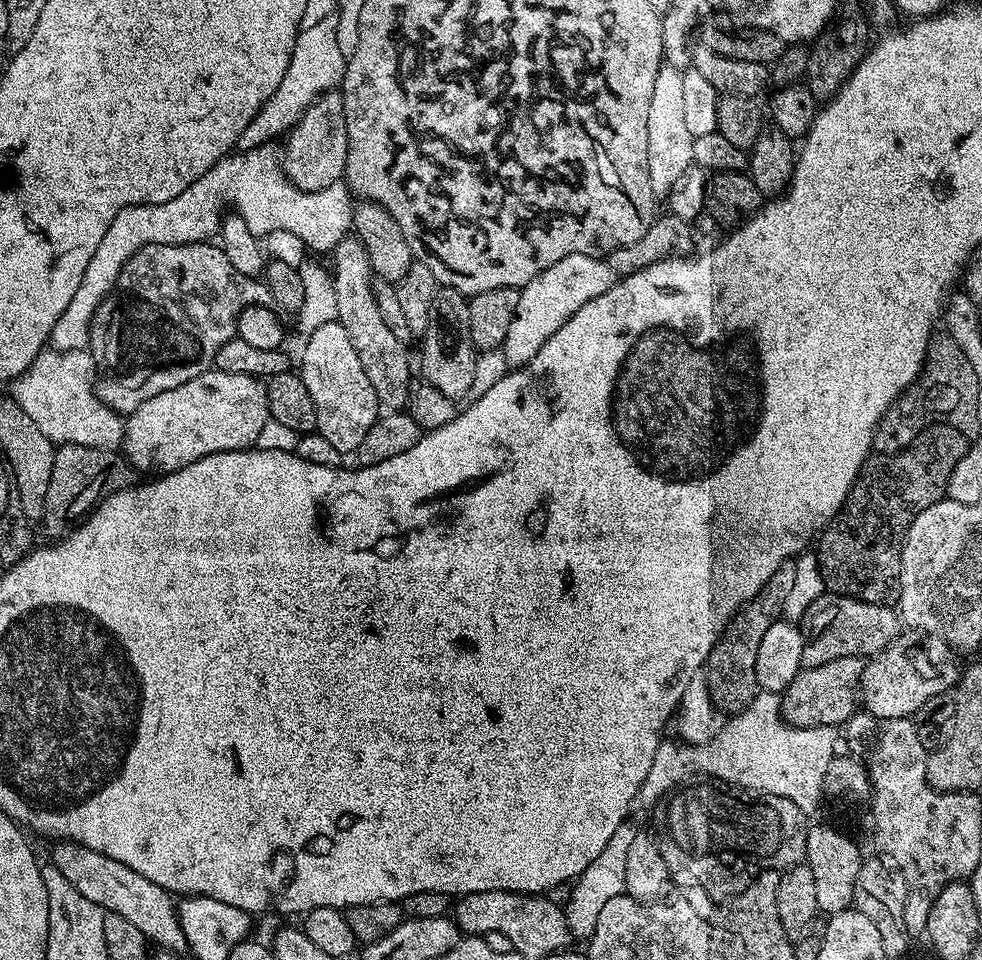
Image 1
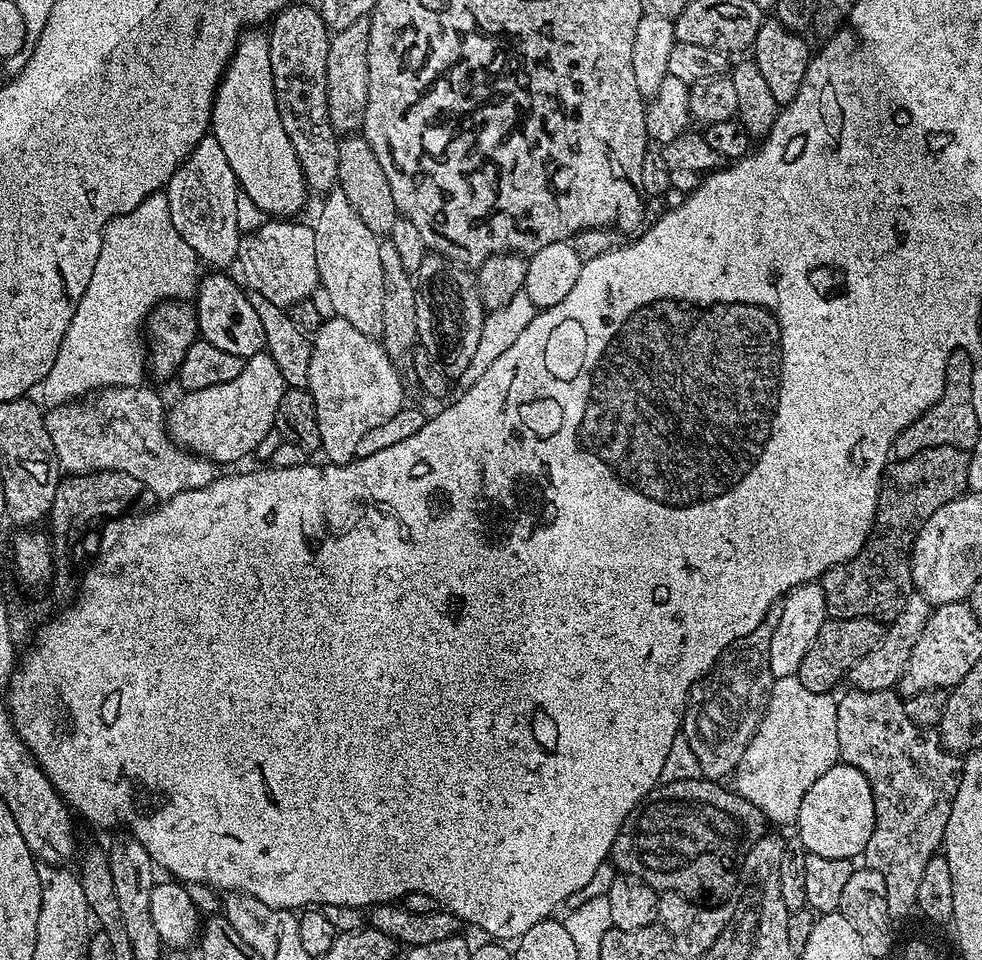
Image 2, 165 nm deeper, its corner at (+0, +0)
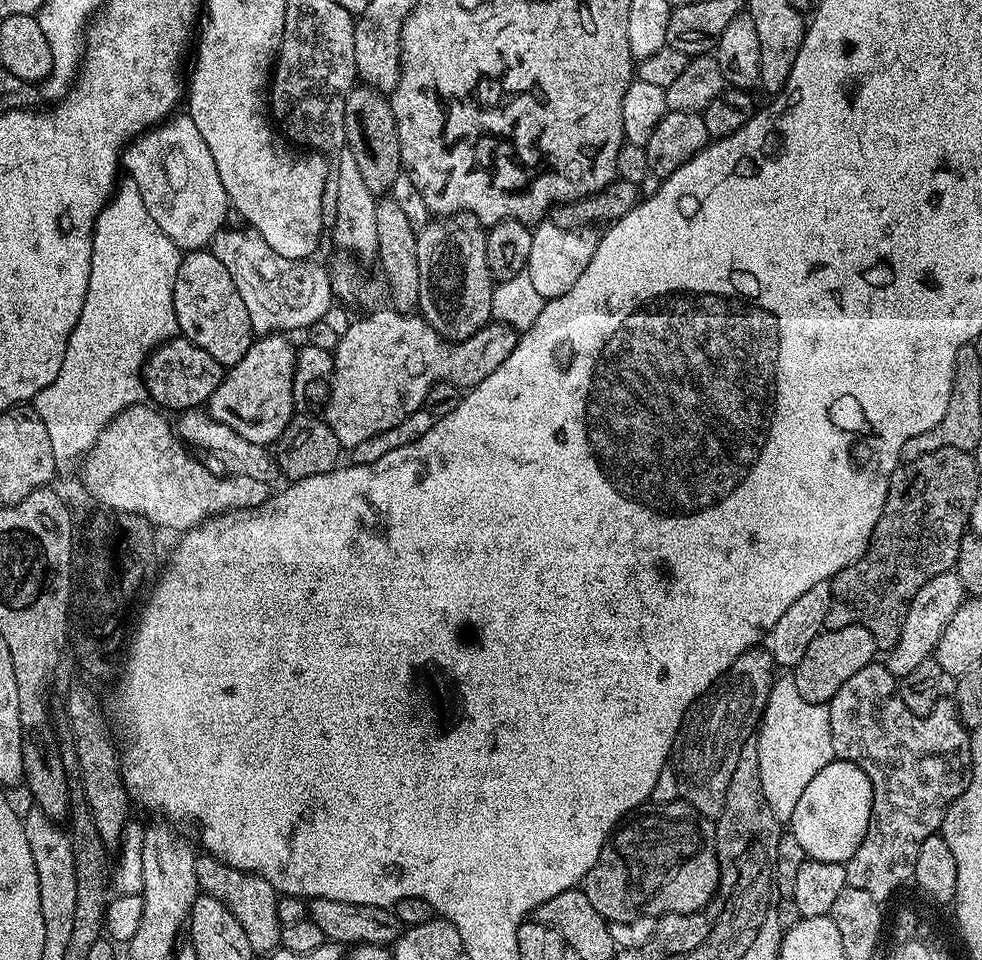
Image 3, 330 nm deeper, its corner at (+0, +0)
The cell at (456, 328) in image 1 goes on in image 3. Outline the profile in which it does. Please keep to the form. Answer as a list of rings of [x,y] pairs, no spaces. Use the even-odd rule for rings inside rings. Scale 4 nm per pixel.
[[[469,212],[429,219],[416,233],[418,242],[418,312],[439,336],[453,342],[465,340],[492,320],[494,277],[486,262],[488,233]]]

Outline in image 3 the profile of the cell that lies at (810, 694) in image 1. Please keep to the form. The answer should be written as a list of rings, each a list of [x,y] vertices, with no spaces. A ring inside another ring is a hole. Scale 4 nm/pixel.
[[[954,570],[930,578],[930,582],[926,582],[926,586],[922,586],[922,590],[914,594],[912,605],[908,607],[906,622],[902,622],[902,634],[887,653],[886,667],[892,671],[893,676],[903,678],[910,674],[910,670],[914,670],[914,666],[918,666],[918,662],[929,659],[935,653],[938,638],[942,638],[942,630],[946,630],[946,622],[954,618],[965,599],[964,587]]]

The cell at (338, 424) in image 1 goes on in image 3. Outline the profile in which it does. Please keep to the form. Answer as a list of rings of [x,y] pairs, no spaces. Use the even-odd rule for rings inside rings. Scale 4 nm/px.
[[[385,306],[381,312],[373,316],[364,316],[356,320],[348,329],[340,332],[340,341],[332,353],[334,374],[332,389],[328,395],[328,403],[322,409],[323,419],[328,421],[330,430],[334,430],[334,438],[338,438],[341,449],[350,450],[358,446],[358,442],[366,442],[366,438],[374,438],[374,434],[382,434],[382,430],[390,430],[390,426],[398,426],[402,418],[421,411],[431,388],[440,381],[448,381],[461,390],[473,388],[482,382],[506,358],[510,358],[510,350],[514,350],[518,339],[517,329],[509,324],[489,322],[479,328],[472,336],[455,342],[439,336],[424,317],[410,312],[397,312]]]

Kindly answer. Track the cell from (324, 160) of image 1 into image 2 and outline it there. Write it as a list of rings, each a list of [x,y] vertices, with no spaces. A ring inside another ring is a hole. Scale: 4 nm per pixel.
[[[365,18],[335,33],[328,42],[326,80],[328,82],[328,109],[332,128],[337,134],[356,134],[364,127],[366,98],[370,86],[368,69],[368,39],[371,19]]]

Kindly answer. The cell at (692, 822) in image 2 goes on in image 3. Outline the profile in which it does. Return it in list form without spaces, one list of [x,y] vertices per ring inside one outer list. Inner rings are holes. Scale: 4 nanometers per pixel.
[[[673,798],[669,804],[652,804],[653,802],[645,802],[639,808],[635,808],[629,812],[614,829],[614,834],[609,836],[608,840],[602,846],[602,850],[598,854],[598,862],[594,862],[594,866],[590,866],[590,870],[586,873],[582,881],[582,891],[586,894],[586,898],[590,898],[590,906],[594,906],[594,910],[598,910],[598,914],[602,914],[605,920],[611,922],[613,920],[627,920],[637,916],[651,916],[659,918],[665,914],[690,914],[702,910],[714,897],[720,885],[720,863],[716,857],[716,830],[715,827],[699,812],[693,810],[690,805],[684,803],[679,798]]]

